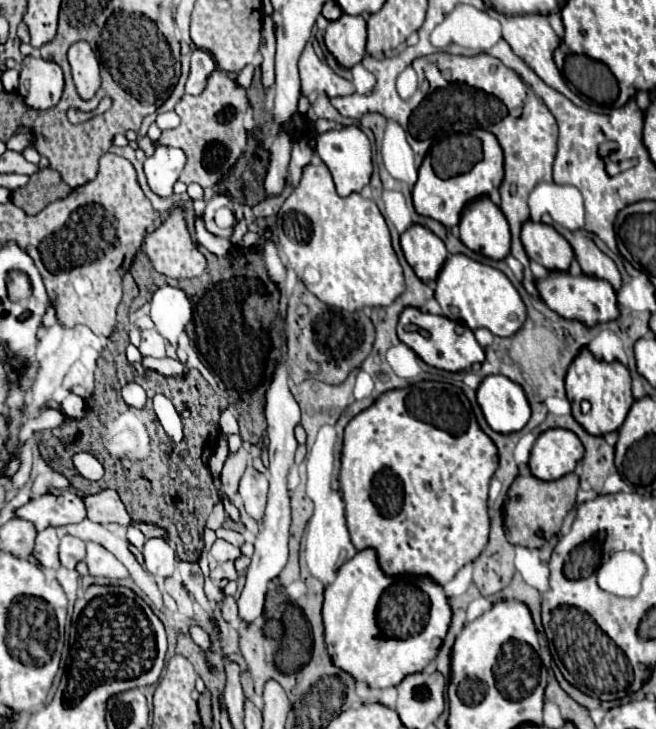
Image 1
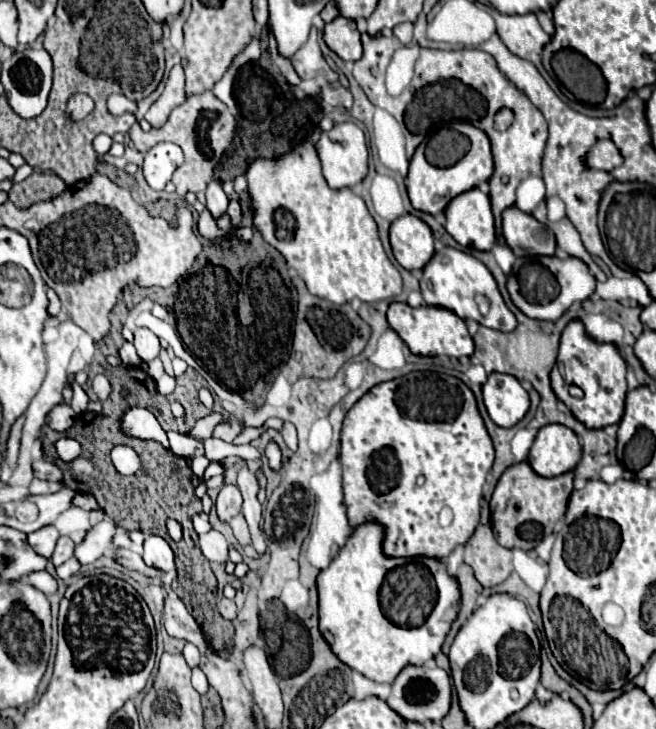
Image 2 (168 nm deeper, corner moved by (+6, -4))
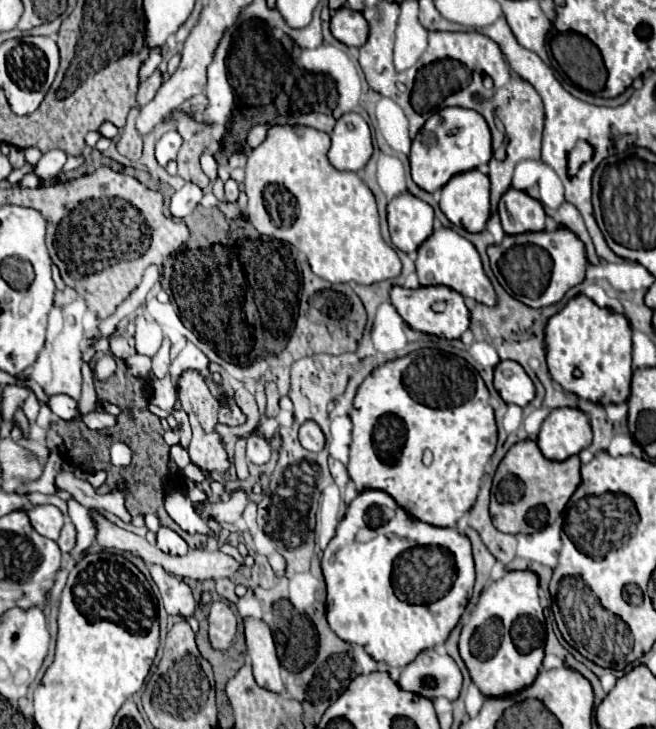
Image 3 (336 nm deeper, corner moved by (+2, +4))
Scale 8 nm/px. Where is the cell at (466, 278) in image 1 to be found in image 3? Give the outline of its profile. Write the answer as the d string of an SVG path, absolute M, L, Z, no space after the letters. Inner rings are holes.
M447 227L435 229L419 245L415 267L417 267L417 277L419 277L421 285L447 285L447 287L455 289L457 293L461 293L463 297L473 297L475 301L485 303L485 305L495 305L495 291L483 271L477 249L473 247L471 241L467 241L453 229L447 229Z

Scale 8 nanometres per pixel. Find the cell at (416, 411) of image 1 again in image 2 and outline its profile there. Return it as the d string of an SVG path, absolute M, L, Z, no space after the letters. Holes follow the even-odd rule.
M409 373L375 385L349 409L343 421L339 459L343 469L343 500L351 527L367 521L379 523L385 529L383 553L387 557L429 557L445 561L477 529L483 485L495 455L475 397L463 381L439 373ZM419 475L425 477L423 487L417 485Z

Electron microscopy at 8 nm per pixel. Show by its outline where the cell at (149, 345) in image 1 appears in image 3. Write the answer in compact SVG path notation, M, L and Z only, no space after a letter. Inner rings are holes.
M139 315L135 319L135 347L137 347L137 353L143 353L143 355L149 355L153 357L159 347L161 347L161 341L163 341L163 335L161 335L161 327L145 317L145 315Z

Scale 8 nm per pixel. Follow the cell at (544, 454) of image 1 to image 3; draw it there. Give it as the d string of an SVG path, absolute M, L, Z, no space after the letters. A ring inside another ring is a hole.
M559 407L541 425L537 445L547 459L563 461L591 445L589 417L575 407Z

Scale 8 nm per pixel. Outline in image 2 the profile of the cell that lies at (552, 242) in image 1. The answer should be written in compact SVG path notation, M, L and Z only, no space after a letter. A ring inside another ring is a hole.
M517 207L503 211L503 235L517 257L555 255L557 241L553 231L547 225L539 223L533 215L519 211Z

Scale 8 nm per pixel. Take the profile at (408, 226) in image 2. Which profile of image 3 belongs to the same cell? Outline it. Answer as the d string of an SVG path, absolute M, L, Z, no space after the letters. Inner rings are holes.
M405 191L389 201L387 223L393 245L411 253L433 233L433 207Z

